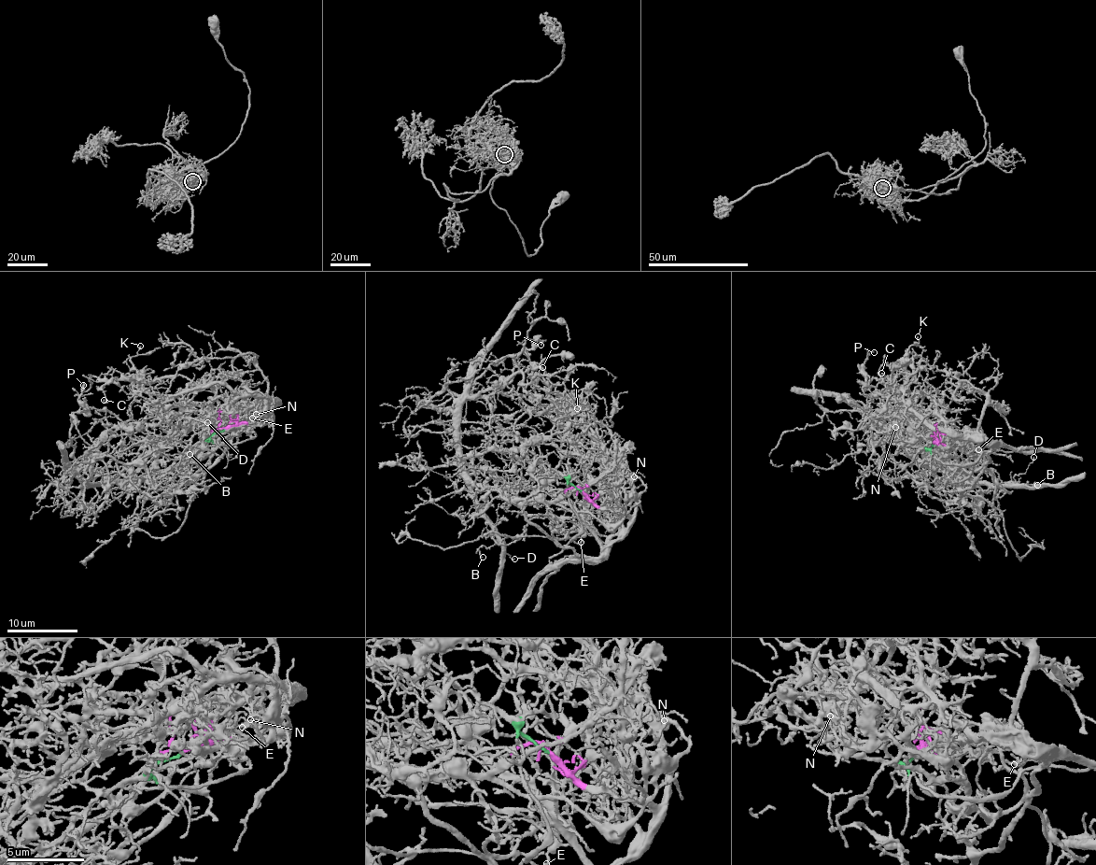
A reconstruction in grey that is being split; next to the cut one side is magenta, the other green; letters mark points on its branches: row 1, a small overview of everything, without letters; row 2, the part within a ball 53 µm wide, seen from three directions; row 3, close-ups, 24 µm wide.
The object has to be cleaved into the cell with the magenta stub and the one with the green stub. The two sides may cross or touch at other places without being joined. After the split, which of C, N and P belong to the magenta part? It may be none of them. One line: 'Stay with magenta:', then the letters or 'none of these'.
Stay with magenta: C, N

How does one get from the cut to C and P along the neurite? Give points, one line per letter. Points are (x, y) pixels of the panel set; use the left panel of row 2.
C: (225, 429), (235, 423), (241, 406), (236, 394), (211, 381), (171, 394), (111, 380), (104, 386), (104, 400)
P: (225, 429), (173, 444), (121, 486), (75, 463), (82, 385)

